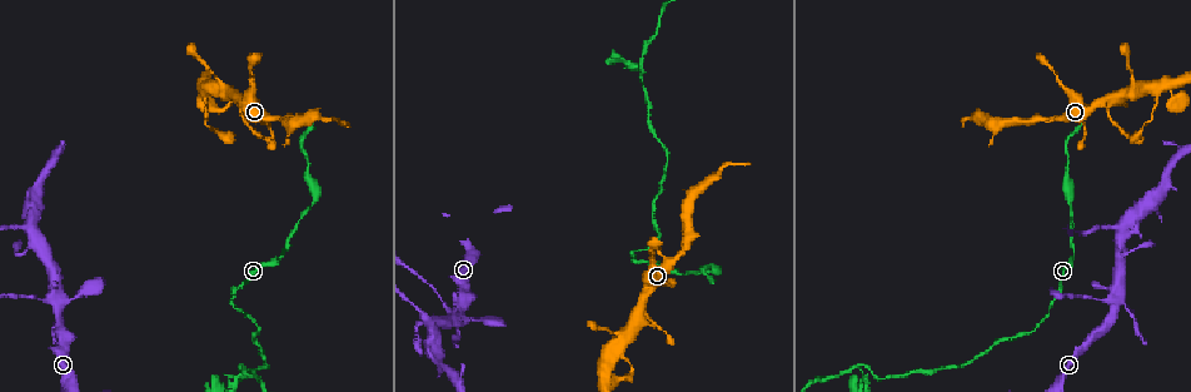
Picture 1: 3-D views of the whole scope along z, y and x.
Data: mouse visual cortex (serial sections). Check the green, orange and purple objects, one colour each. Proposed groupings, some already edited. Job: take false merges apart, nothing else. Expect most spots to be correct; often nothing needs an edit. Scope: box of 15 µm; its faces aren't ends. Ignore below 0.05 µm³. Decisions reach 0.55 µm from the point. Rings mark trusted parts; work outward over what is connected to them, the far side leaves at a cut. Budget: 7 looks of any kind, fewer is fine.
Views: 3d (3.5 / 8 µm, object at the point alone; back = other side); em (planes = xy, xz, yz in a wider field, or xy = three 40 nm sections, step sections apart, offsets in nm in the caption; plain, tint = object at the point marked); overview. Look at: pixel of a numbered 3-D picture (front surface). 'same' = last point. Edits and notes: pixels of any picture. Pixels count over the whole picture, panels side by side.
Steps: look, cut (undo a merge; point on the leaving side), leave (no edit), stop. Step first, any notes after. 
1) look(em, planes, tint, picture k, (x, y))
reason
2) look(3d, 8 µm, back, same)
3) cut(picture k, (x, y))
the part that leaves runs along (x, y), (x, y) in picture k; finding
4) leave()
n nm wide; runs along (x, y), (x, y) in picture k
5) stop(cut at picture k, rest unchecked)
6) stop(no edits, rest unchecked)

look(3d, 3.5 µm, picture 1, (58, 303))
abrupt turn

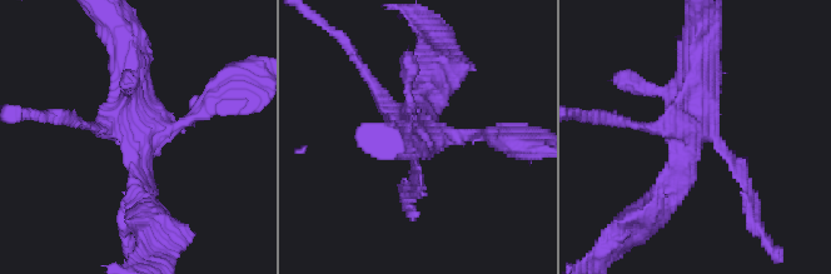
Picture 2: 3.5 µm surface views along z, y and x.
look(em, xy, step 3, tint, picture 2, (689, 134))
shape alone is not enough

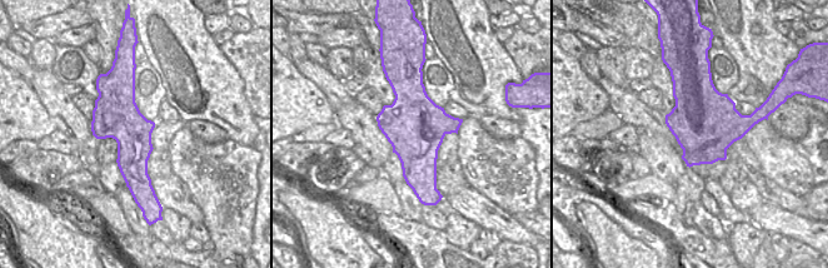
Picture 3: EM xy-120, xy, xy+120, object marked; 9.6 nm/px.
leave()
runs along (653, 204), (686, 174), (696, 50) in picture 2; one cell here

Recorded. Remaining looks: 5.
look(3d, 3.5 µm, picture 1, (682, 251))

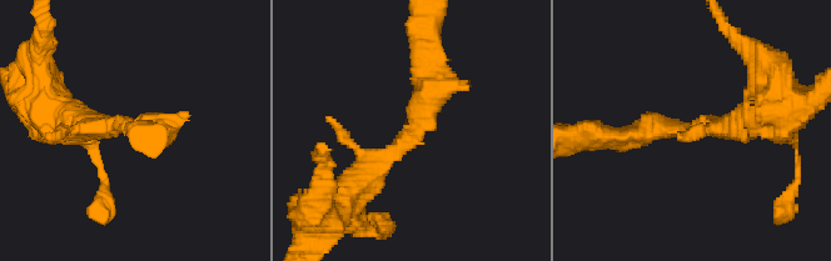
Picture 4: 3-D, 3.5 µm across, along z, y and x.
look(em, planes, tint, picture 4, (413, 135))
arms of 300, 400 nm; now the EM

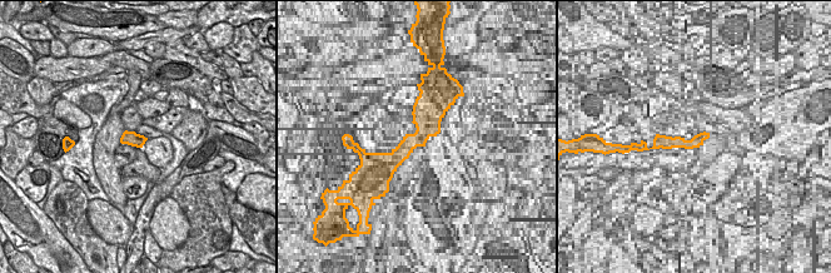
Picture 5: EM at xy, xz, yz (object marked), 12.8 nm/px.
leave()
190 nm wide; runs along (352, 187), (417, 130), (432, 60) in picture 4; continuous, no second cell

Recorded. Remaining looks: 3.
look(3d, 3.5 µm, picture 1, (857, 365))
sharp bend

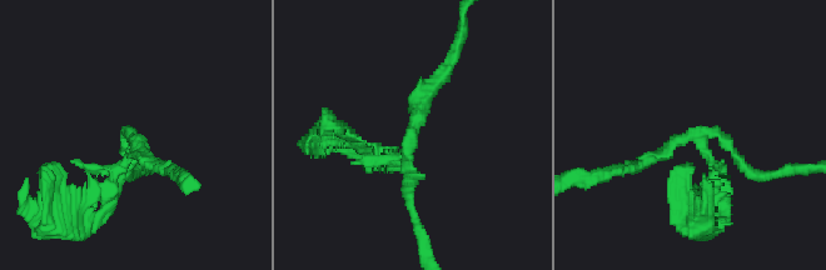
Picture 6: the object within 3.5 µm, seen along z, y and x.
look(em, xy, step 1, tint, picture 6, (415, 135))
3 arms; arms of 150, 200, 200 nm; shape alone is not enough

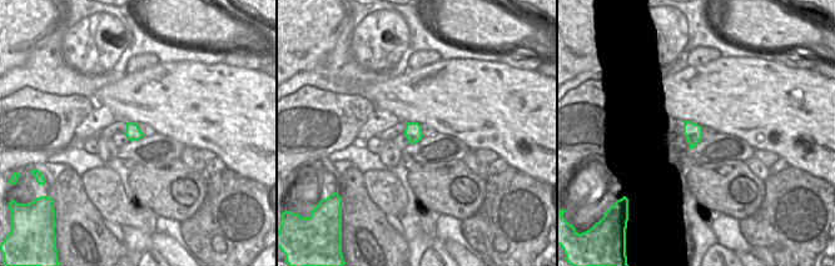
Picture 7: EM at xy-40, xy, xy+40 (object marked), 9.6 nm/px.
look(em, xy, step 5, tint, same)
another direction

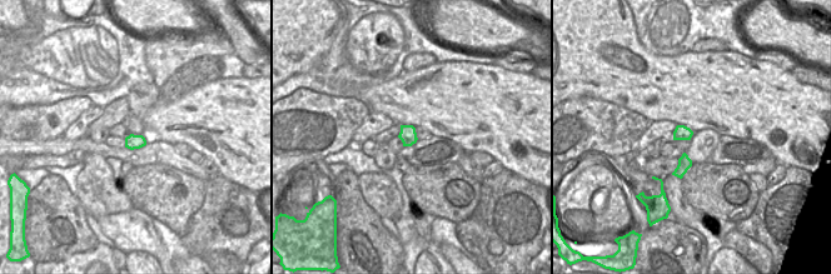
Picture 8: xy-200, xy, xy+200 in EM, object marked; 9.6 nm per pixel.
leave()
runs along (129, 171), (125, 133), (107, 206) in picture 6; continuous, no second cell

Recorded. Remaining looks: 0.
stop(no edits, rest unchecked)

